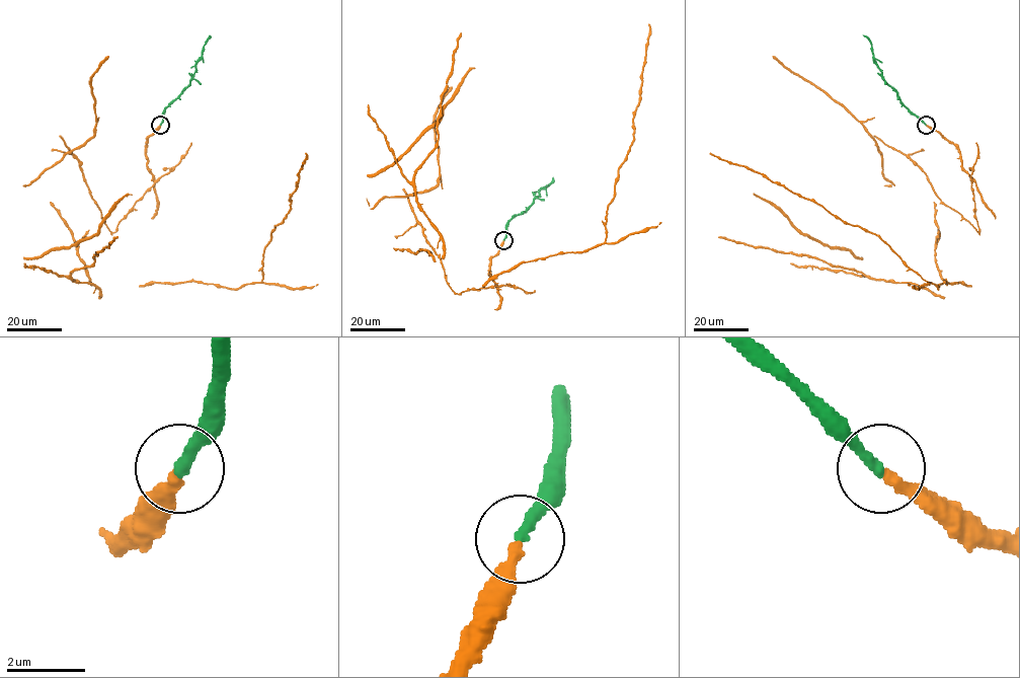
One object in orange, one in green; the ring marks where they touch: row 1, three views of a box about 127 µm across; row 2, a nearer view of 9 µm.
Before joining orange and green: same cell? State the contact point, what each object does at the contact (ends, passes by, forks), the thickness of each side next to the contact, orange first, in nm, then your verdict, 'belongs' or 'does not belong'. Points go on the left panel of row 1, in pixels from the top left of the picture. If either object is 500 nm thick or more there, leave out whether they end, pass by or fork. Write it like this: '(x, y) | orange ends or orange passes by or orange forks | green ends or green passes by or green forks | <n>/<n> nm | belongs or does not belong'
(160, 125) | orange ends | green ends | 280/300 nm | belongs

